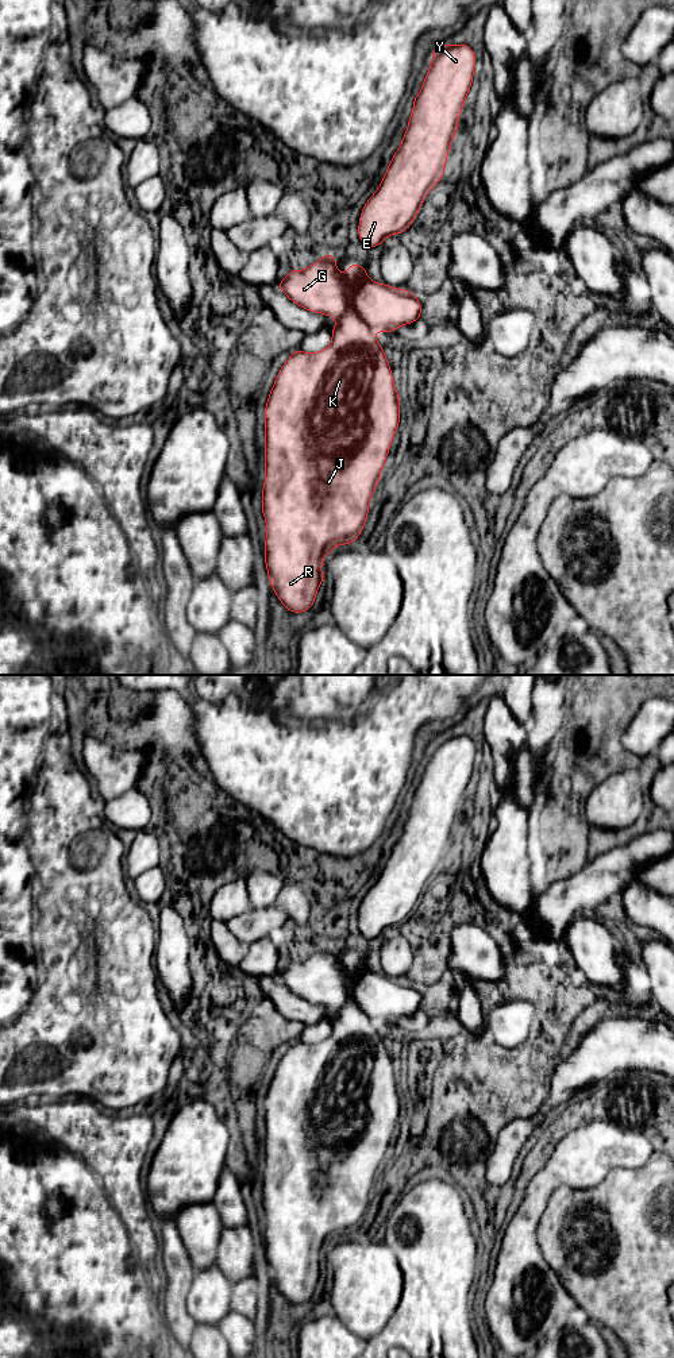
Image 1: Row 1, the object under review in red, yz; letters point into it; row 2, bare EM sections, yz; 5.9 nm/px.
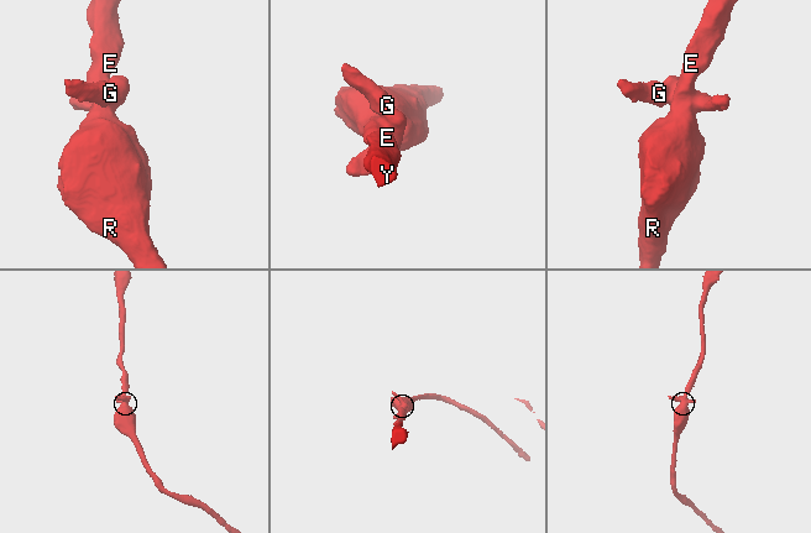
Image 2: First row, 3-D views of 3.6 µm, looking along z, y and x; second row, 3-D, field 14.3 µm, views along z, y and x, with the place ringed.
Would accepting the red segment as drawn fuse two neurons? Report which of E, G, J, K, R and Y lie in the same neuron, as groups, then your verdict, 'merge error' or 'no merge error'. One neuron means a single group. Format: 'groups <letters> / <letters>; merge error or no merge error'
groups E J K R Y / G; merge error

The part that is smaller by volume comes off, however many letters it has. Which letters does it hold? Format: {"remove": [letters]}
{"remove": ["G"]}

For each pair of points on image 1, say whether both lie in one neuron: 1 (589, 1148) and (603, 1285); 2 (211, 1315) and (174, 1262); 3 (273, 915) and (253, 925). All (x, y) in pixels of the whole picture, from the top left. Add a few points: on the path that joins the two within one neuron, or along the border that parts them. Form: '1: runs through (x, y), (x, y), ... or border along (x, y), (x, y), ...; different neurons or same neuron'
1: border along (619, 1168), (584, 1189), (561, 1187); different neurons
2: border along (196, 1272), (187, 1297), (187, 1310), (191, 1318); different neurons
3: runs through (268, 919), (258, 924); same neuron

